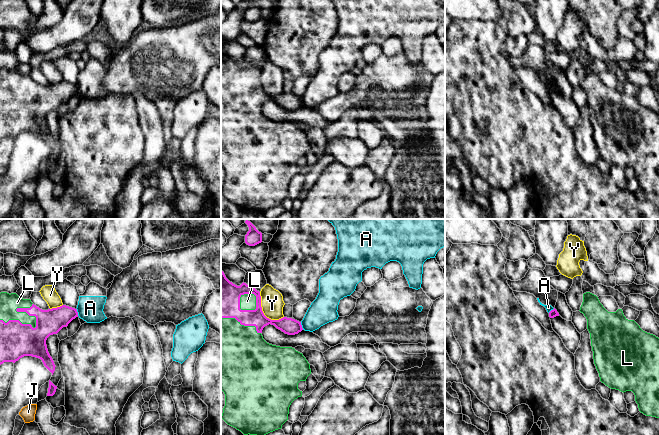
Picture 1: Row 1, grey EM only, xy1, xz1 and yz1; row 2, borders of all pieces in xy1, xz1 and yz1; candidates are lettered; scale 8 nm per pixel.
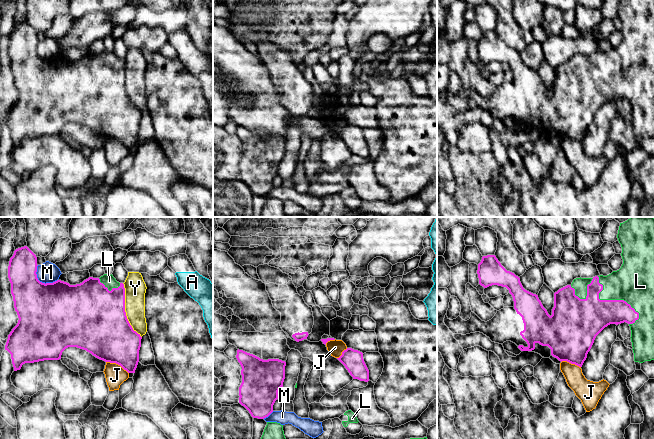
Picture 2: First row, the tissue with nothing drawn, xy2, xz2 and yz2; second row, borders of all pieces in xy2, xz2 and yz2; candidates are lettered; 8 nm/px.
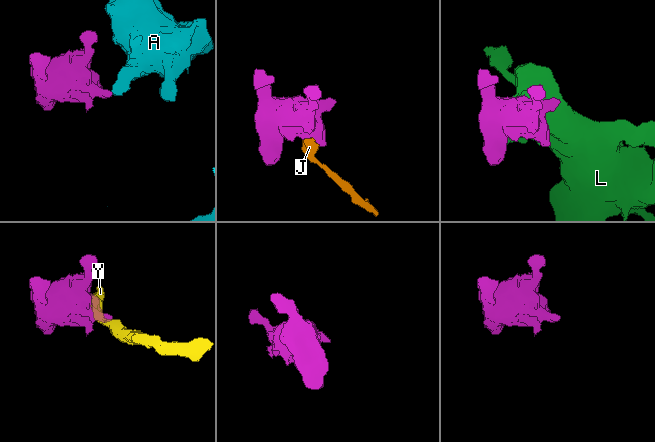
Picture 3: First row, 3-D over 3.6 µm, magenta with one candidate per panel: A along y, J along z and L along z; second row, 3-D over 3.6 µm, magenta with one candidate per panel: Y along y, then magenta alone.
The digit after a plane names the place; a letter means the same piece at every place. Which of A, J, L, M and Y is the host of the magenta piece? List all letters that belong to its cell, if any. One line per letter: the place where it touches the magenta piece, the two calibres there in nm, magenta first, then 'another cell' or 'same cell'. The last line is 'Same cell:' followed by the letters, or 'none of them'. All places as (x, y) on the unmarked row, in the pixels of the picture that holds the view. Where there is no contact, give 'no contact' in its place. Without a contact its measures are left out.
A: xz1 (301, 102) | 130/220 nm | another cell
J: xy2 (117, 139) | 400/170 nm | another cell
L: xy1 (18, 96) | 280/150 nm | same cell
M: xy2 (41, 58) | 460/160 nm | another cell
Y: xy2 (124, 86) | 500/180 nm | another cell
Same cell: L

